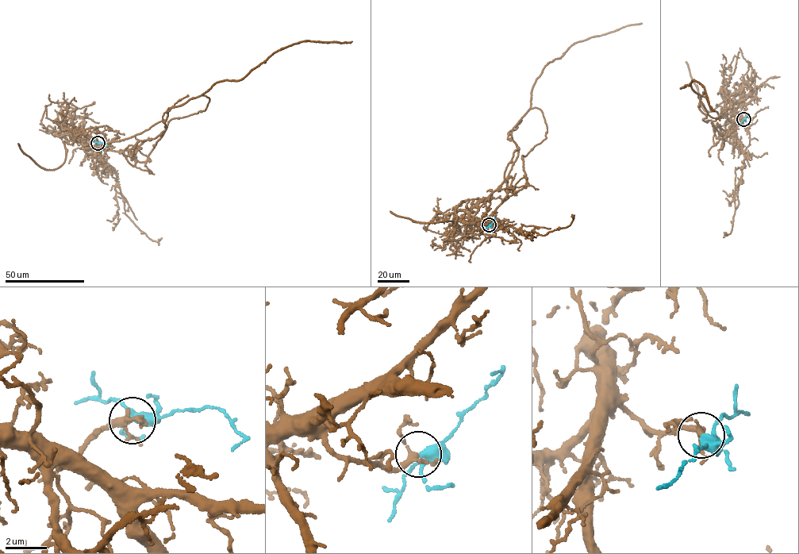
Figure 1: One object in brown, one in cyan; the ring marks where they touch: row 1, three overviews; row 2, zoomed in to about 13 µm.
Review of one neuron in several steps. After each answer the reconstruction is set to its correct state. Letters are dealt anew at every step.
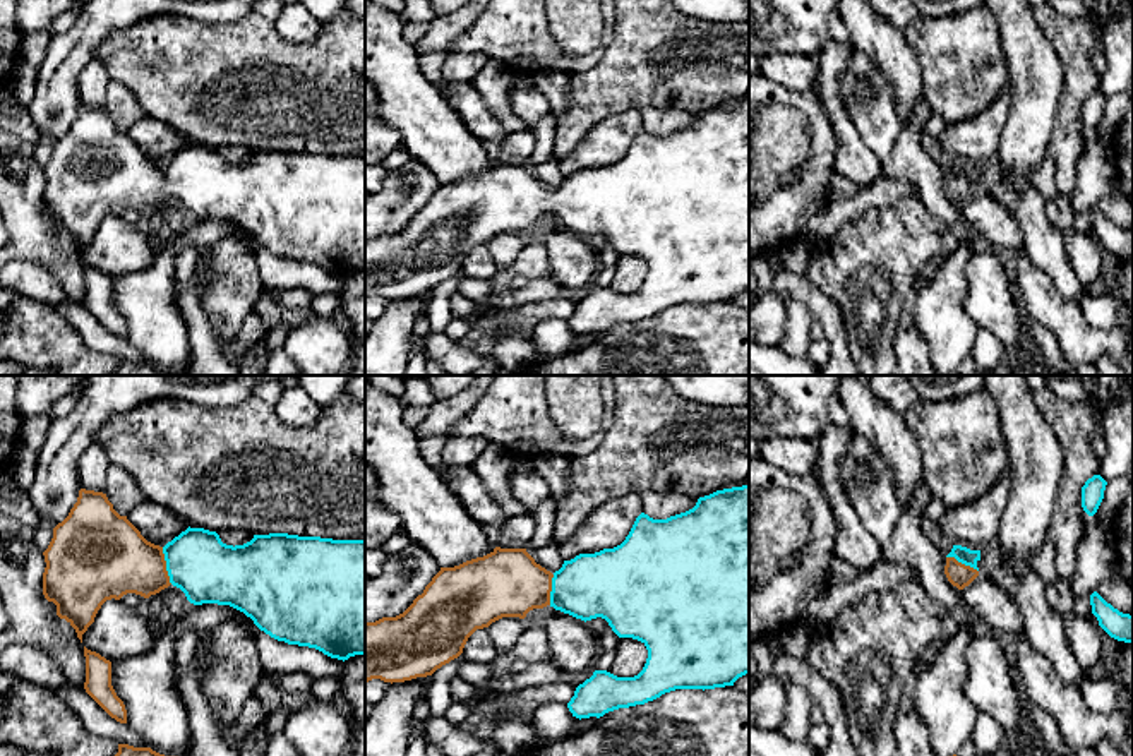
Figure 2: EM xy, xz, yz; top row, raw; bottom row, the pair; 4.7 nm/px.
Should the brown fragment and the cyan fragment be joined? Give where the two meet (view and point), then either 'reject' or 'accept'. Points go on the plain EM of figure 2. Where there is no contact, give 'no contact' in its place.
meets brown in xy at (165, 182); accept

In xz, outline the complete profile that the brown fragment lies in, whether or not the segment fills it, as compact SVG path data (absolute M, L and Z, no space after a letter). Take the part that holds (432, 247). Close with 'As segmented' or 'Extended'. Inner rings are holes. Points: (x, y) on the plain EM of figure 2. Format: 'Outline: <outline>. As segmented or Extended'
Outline: M749 101L716 106L699 113L696 122L667 135L641 129L626 156L595 170L564 177L554 190L535 178L526 165L495 163L490 170L441 187L413 219L396 233L365 238L365 298L405 298L432 291L458 274L468 254L502 233L525 235L533 225L554 223L581 237L602 233L619 254L641 257L648 266L643 286L634 293L617 293L595 286L579 300L567 319L576 334L603 333L619 324L644 321L675 305L715 305L734 302L749 290Z. Extended

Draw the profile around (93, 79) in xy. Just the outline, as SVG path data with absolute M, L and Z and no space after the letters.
M93 58L81 72L77 87L81 105L103 108L106 105L106 86L111 77L103 62Z

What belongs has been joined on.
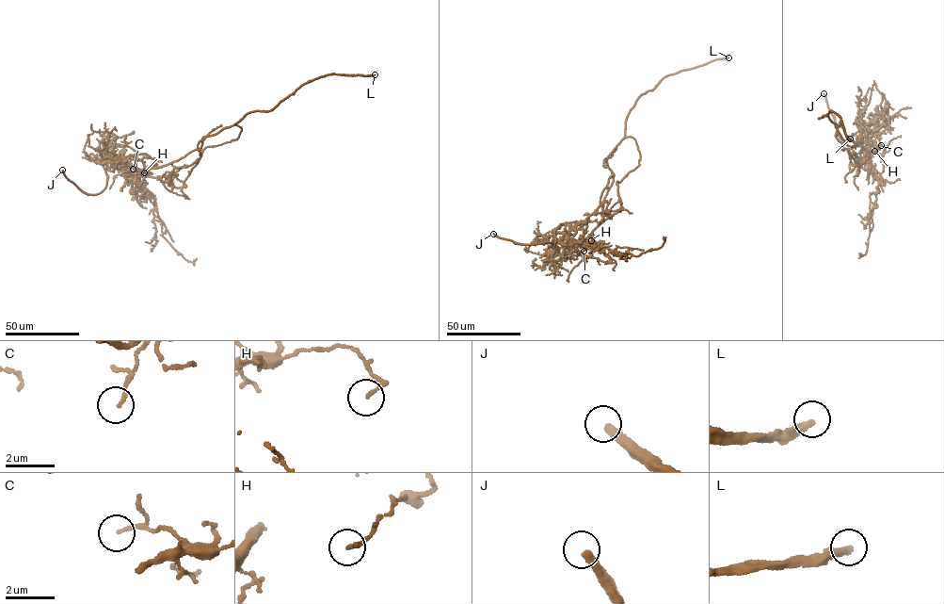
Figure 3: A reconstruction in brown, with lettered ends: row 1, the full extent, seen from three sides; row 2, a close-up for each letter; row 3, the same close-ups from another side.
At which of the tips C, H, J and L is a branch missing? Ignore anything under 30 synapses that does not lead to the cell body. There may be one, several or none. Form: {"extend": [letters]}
{"extend": ["J", "L"]}

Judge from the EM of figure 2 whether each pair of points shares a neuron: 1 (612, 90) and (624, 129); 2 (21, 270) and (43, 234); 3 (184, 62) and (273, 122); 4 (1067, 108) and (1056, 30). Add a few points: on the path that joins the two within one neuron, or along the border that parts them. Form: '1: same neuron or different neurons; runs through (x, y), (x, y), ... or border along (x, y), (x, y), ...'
1: different neurons; border along (640, 110), (612, 114), (585, 136)
2: different neurons; border along (17, 258), (43, 266), (60, 283)
3: same neuron; runs through (206, 81), (227, 83), (244, 100), (251, 100)
4: same neuron; runs through (1073, 90), (1073, 48)

